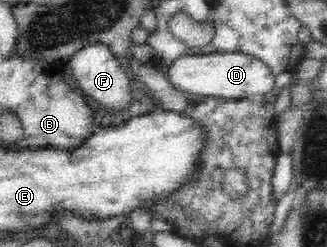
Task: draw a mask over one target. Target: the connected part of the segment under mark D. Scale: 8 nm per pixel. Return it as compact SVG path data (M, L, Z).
M235 52L181 55L173 59L164 73L175 90L200 98L245 99L255 94L264 95L272 89L275 77L258 58Z

